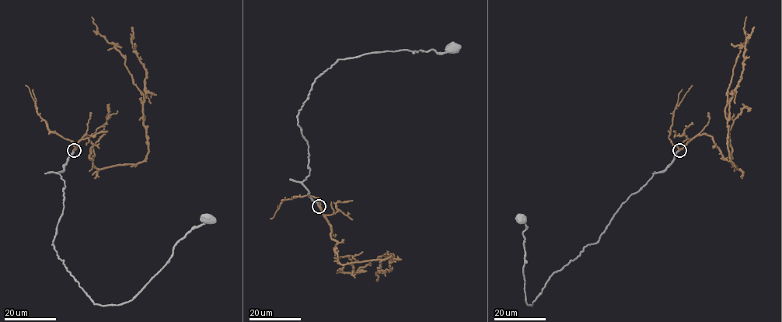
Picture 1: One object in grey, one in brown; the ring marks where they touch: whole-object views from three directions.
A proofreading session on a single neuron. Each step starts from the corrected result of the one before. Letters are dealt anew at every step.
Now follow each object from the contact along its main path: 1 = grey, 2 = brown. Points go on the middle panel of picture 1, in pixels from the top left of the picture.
1: (319, 206), (301, 182), (310, 168), (297, 116), (315, 80), (339, 59), (453, 49)
2: (319, 206), (337, 242), (334, 250), (341, 264), (392, 255), (388, 252), (353, 274), (336, 273)

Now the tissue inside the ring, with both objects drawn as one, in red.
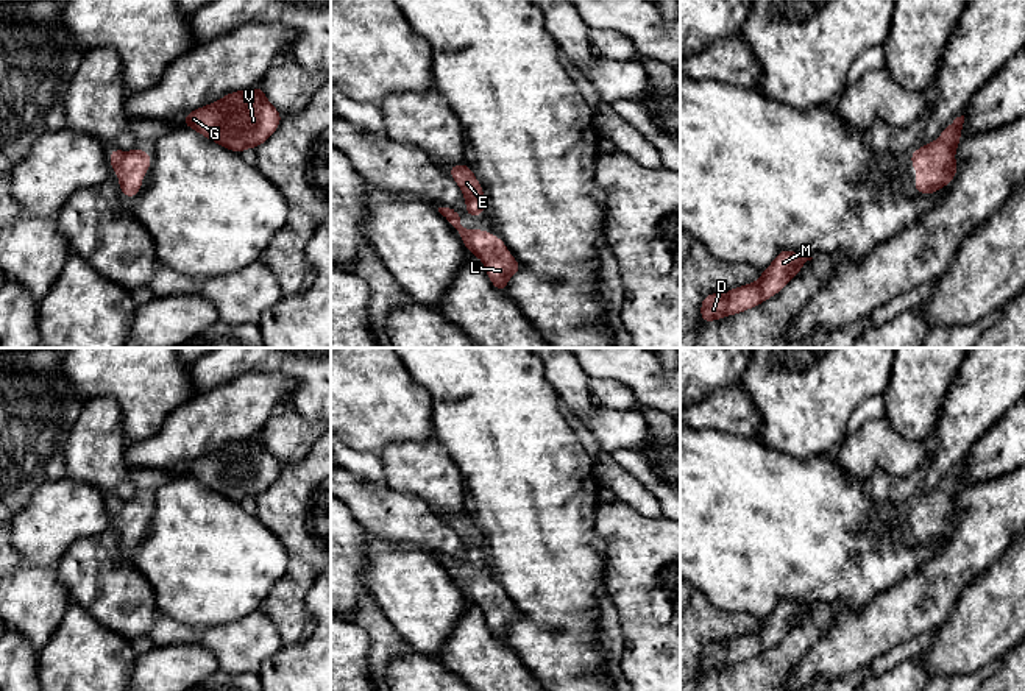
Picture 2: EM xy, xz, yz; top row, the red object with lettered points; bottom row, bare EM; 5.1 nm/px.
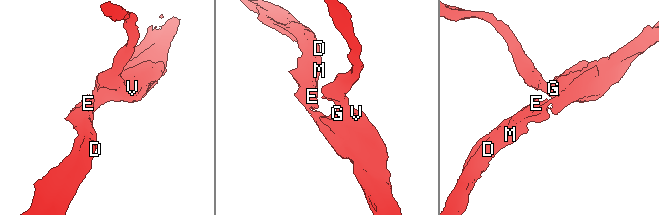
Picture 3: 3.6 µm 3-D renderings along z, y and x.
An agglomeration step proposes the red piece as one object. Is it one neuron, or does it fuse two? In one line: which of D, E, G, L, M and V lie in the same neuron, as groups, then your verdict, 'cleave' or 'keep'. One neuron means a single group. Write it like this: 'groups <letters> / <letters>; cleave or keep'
groups D E G L M V; keep

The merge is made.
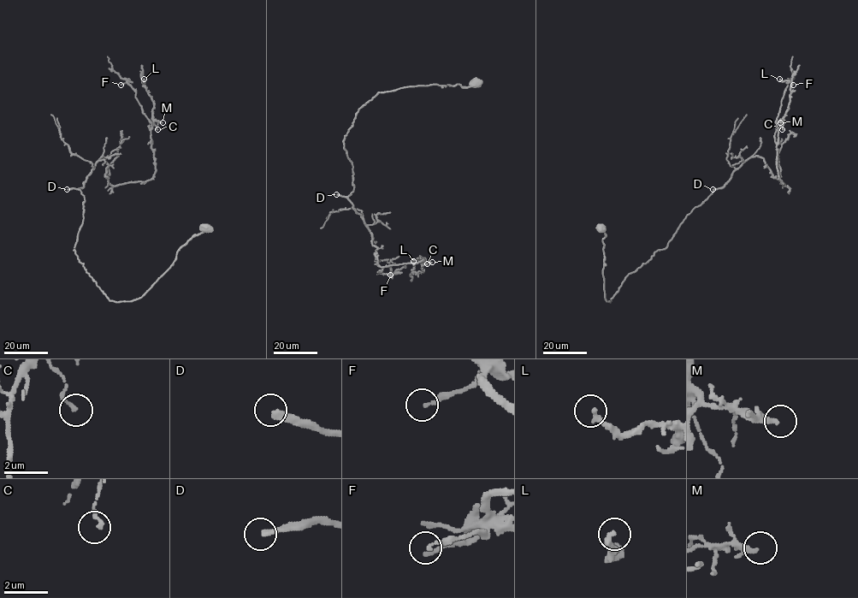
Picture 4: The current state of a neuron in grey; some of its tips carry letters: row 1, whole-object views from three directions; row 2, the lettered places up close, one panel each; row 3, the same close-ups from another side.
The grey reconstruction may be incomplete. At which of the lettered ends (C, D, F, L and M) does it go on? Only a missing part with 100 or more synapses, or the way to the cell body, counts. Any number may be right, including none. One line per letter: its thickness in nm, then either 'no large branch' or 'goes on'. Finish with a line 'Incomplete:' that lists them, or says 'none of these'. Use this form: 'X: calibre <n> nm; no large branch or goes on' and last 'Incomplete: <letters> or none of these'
C: calibre 150 nm; no large branch
D: calibre 220 nm; goes on
F: calibre 160 nm; no large branch
L: calibre 260 nm; no large branch
M: calibre 190 nm; no large branch
Incomplete: D

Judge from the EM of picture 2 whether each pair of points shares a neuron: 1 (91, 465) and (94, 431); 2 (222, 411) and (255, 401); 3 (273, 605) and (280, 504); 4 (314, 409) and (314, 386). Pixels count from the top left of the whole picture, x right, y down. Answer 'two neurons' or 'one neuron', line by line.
1: one neuron
2: one neuron
3: one neuron
4: one neuron

